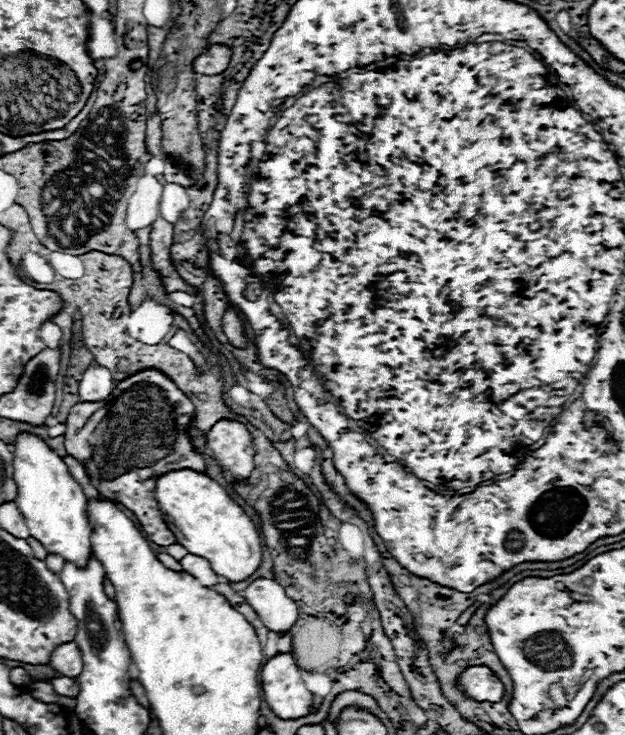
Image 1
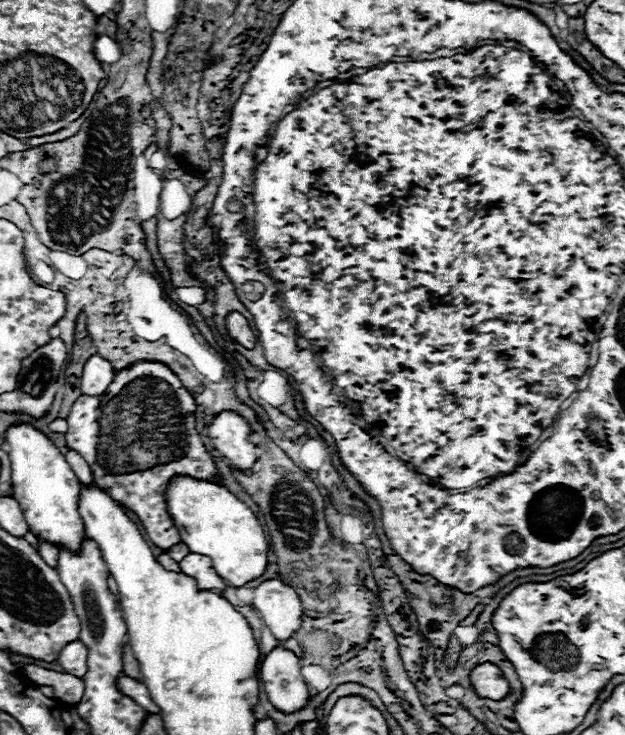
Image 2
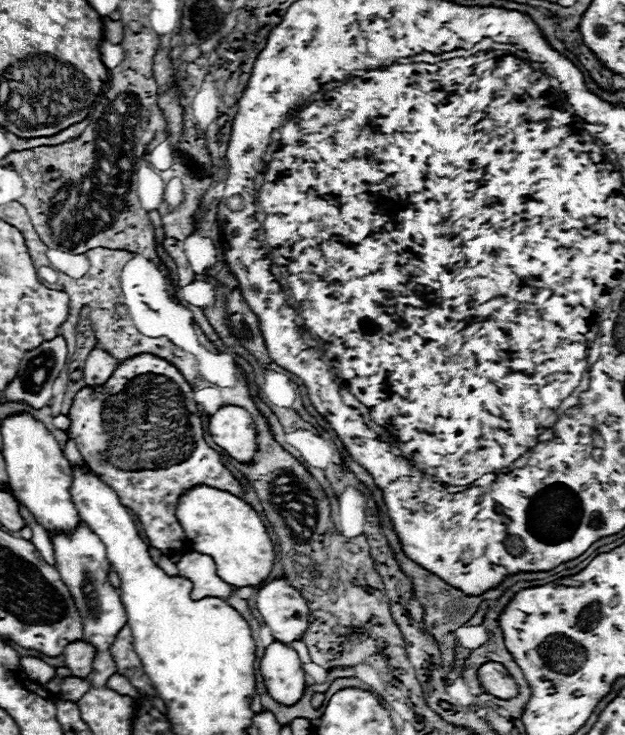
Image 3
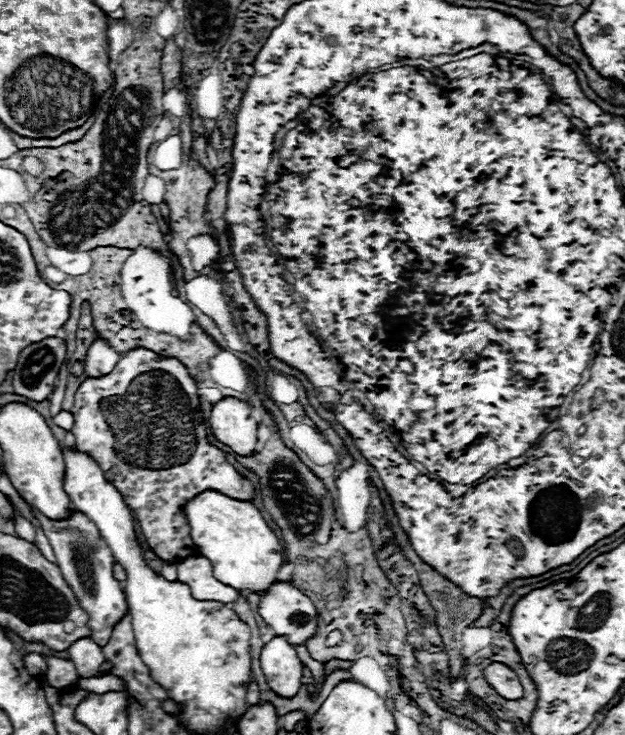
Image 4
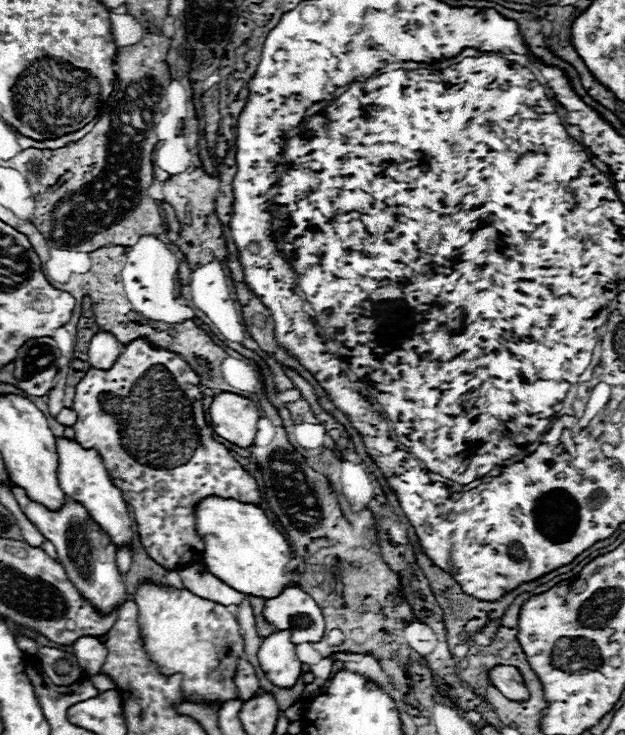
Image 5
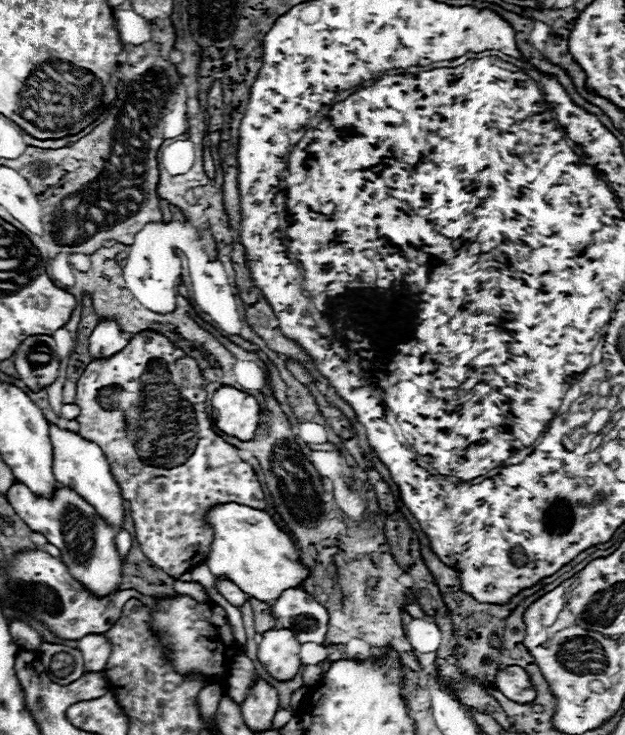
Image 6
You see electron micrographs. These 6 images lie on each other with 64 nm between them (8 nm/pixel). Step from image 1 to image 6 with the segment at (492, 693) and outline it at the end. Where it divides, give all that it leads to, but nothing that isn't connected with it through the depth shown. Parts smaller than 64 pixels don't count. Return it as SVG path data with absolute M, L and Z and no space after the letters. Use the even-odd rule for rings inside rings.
M506 666L496 674L496 688L518 704L530 704L536 700L534 684L528 676L528 672L520 666Z

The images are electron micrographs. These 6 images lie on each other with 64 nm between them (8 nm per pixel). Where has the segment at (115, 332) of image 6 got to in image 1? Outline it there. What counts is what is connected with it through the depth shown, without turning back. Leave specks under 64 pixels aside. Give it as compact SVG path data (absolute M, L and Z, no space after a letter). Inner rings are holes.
M90 364L84 372L84 378L80 380L78 396L84 402L96 402L96 400L106 400L112 394L114 380L110 376L110 370L98 364Z

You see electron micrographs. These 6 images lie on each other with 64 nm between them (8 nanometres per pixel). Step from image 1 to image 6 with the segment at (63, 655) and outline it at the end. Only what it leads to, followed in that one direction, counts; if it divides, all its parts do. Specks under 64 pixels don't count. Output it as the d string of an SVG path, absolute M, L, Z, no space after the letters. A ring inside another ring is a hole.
M88 634L78 640L78 648L84 658L84 668L90 672L104 670L108 656L112 652L112 646L110 646L106 634Z

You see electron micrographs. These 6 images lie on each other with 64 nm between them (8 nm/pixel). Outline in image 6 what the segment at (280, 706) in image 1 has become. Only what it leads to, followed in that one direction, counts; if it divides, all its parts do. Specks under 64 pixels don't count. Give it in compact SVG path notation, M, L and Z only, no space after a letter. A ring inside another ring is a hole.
M272 628L264 632L264 640L258 646L258 660L278 680L290 680L302 666L298 658L300 642L288 628Z

